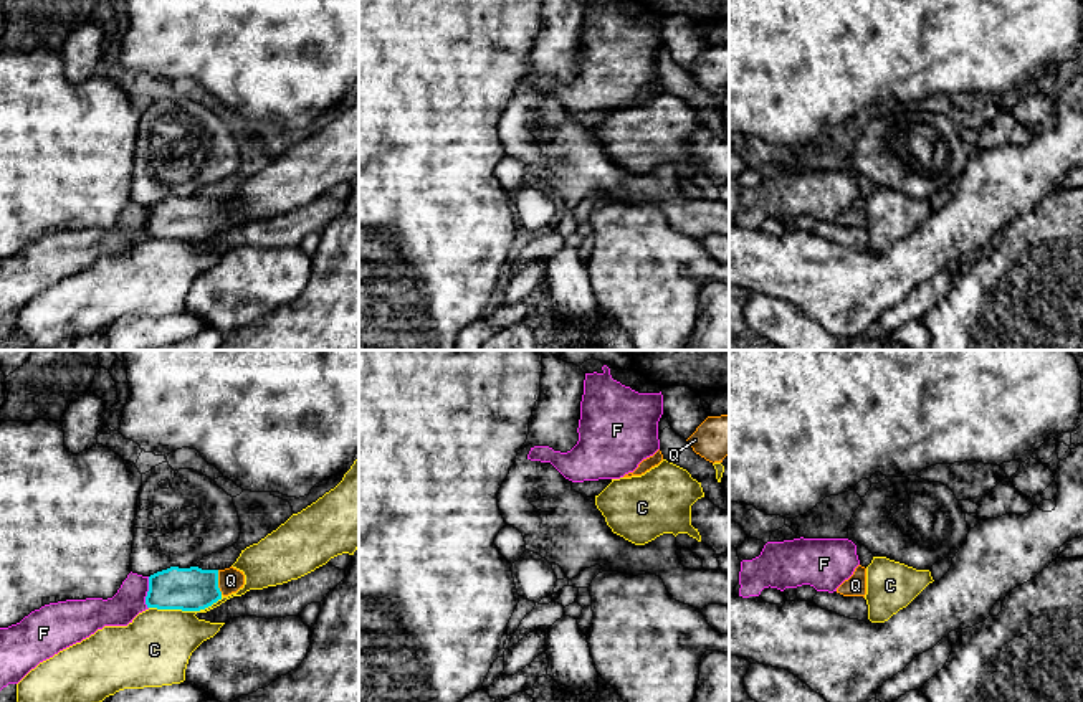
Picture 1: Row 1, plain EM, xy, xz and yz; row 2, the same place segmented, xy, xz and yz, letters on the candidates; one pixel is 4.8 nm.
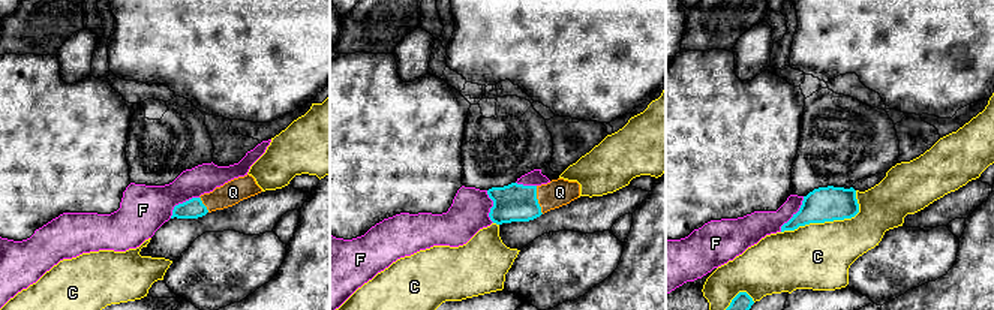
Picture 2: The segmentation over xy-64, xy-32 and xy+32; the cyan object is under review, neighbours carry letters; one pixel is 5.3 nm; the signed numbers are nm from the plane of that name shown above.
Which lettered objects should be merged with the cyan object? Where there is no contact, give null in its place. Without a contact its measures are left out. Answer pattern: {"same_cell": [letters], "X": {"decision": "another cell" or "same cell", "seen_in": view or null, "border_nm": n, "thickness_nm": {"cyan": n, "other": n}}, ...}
{"same_cell": ["Q"], "C": {"decision": "another cell", "seen_in": "xy", "border_nm": 360, "thickness_nm": {"cyan": 220, "other": 340}}, "F": {"decision": "another cell", "seen_in": "xy", "border_nm": 160, "thickness_nm": {"cyan": 220, "other": 150}}, "Q": {"decision": "same cell", "seen_in": "xy", "border_nm": 120, "thickness_nm": {"cyan": 220, "other": 120}}}

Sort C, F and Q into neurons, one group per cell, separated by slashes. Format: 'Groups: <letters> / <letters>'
Groups: C / F / Q

